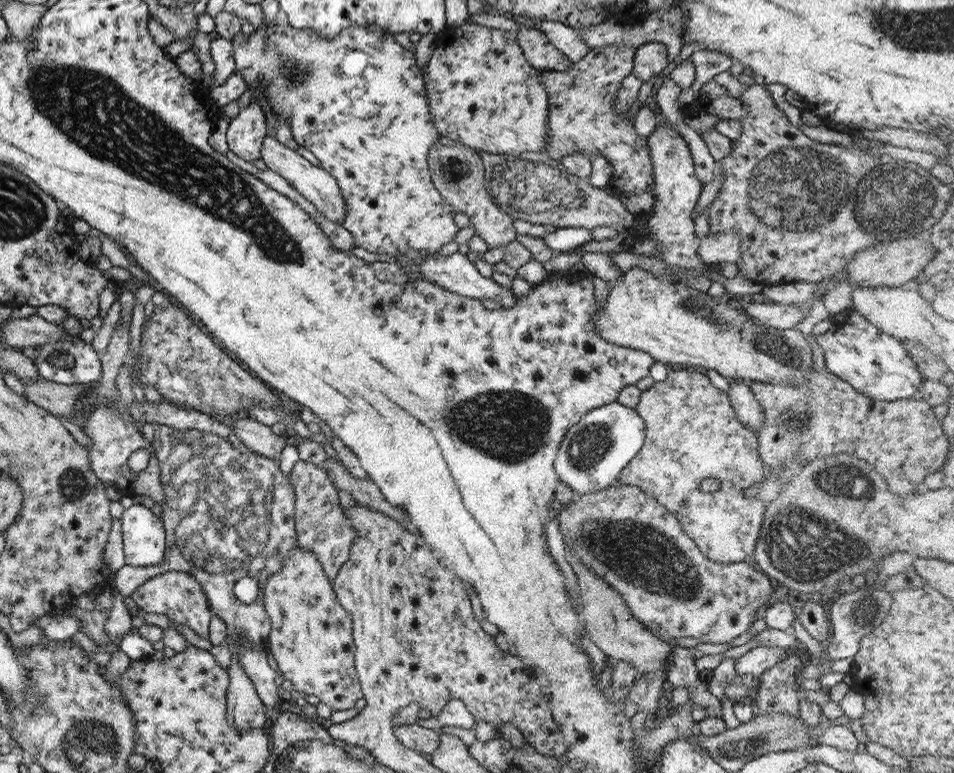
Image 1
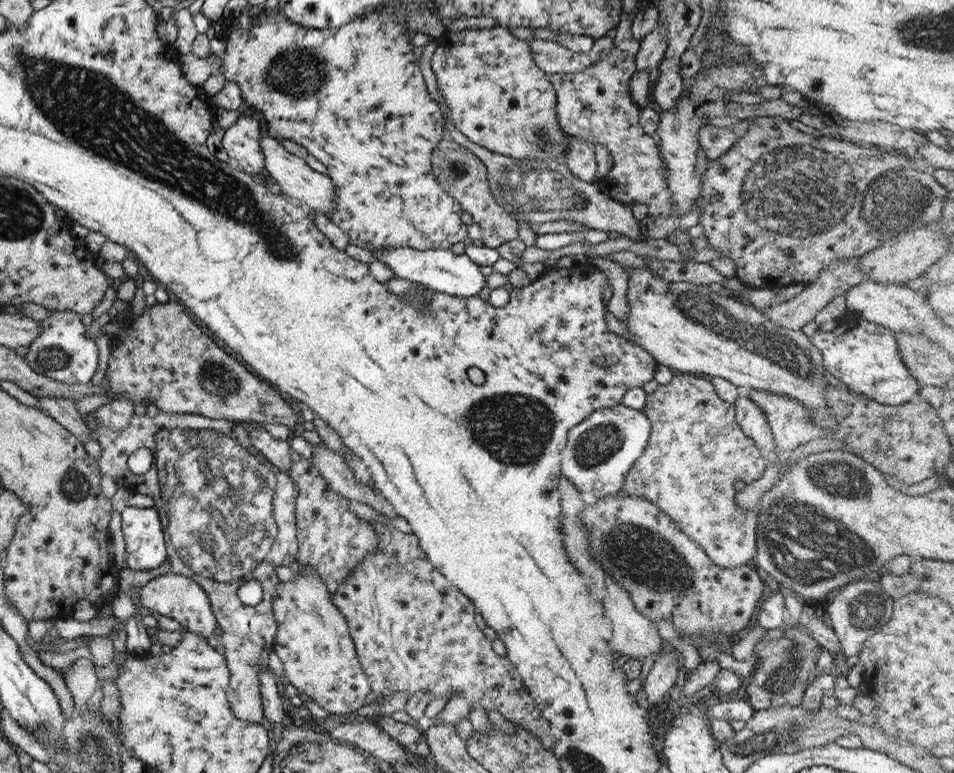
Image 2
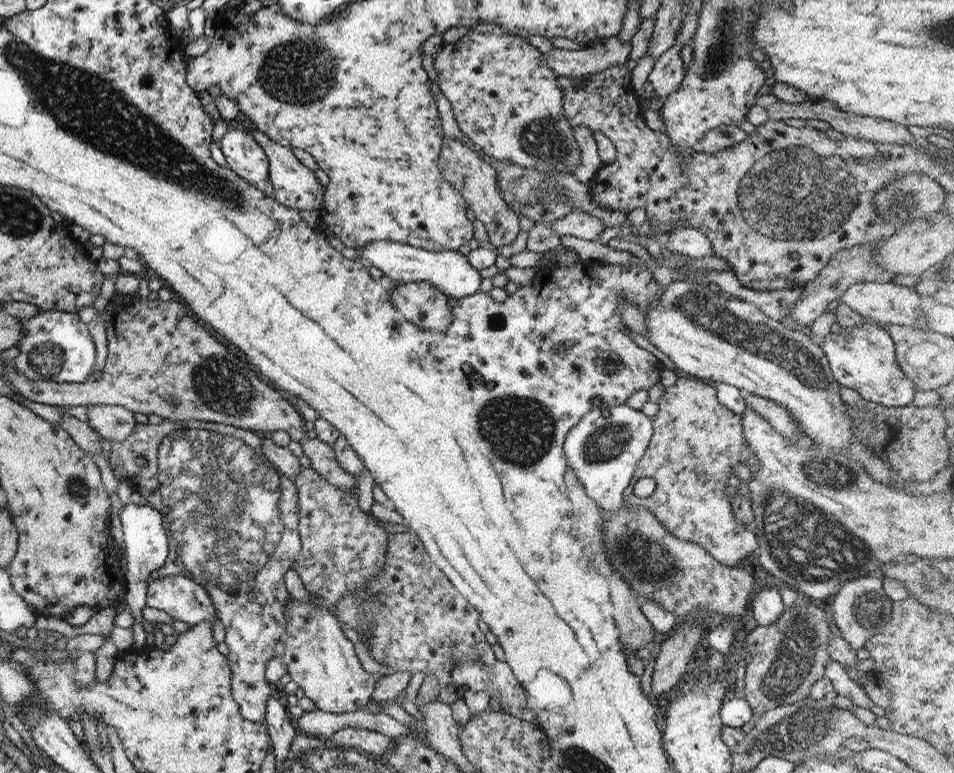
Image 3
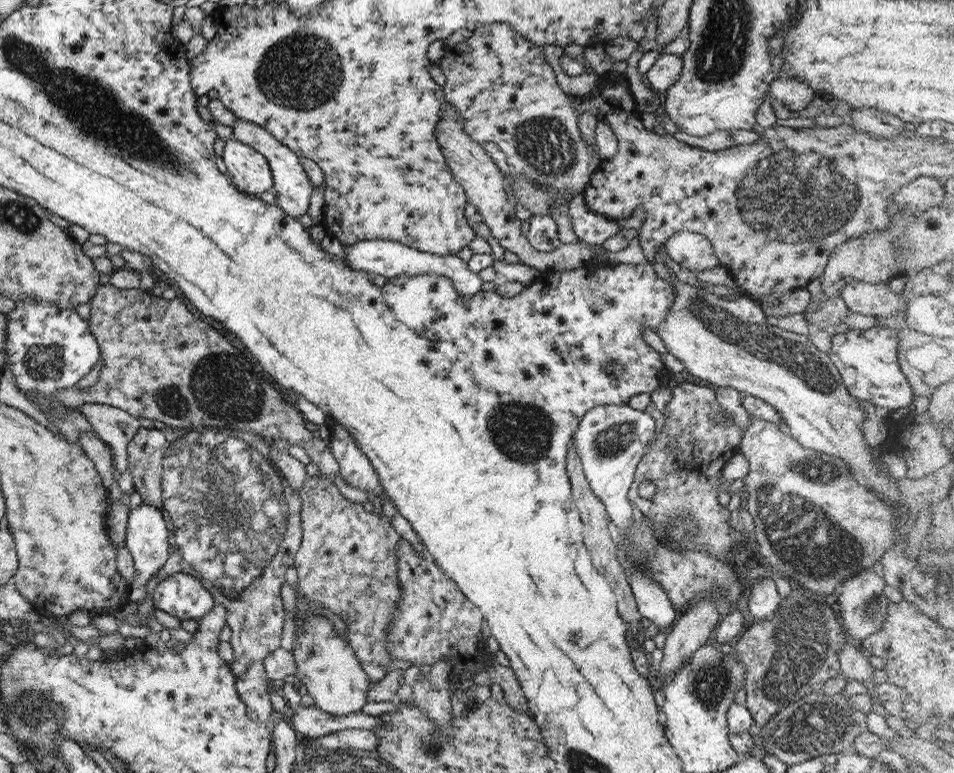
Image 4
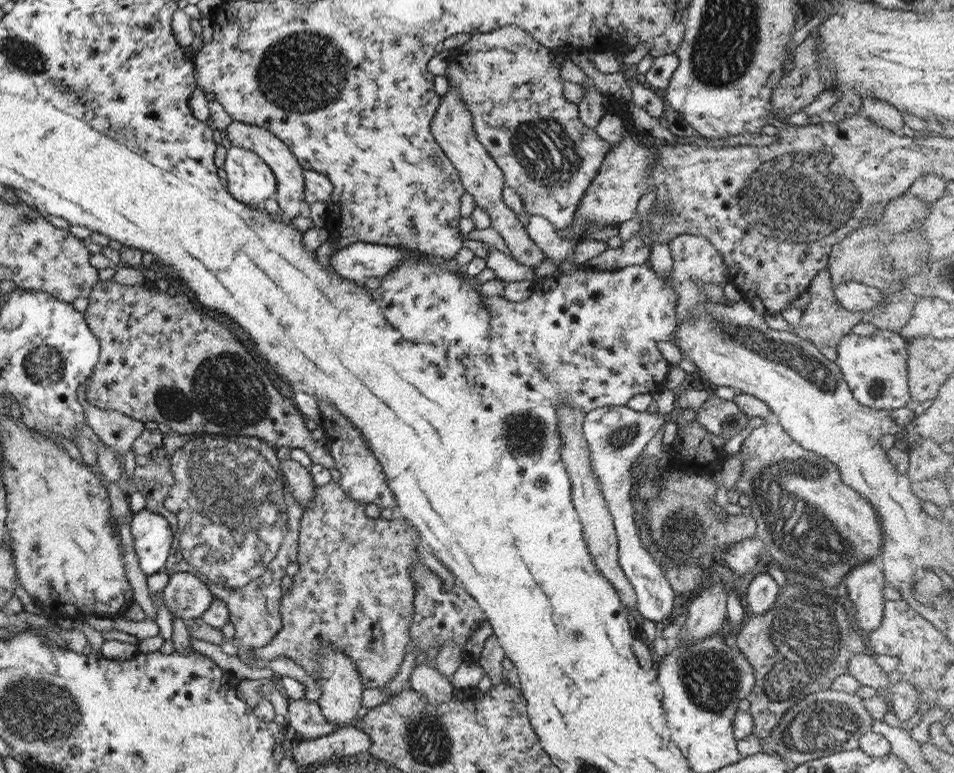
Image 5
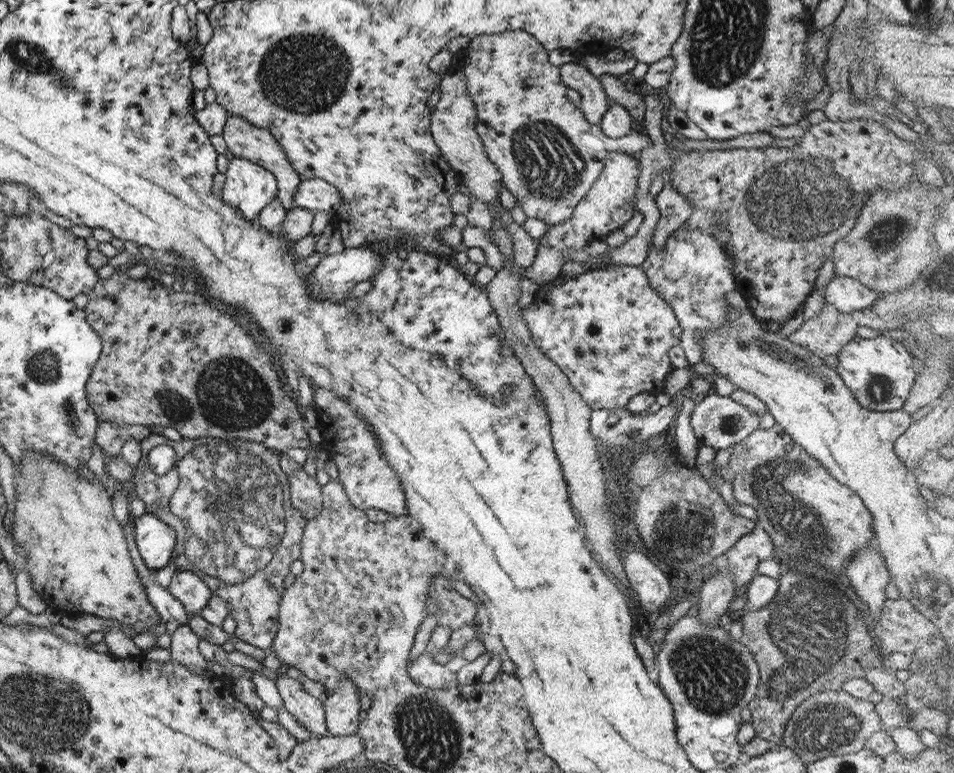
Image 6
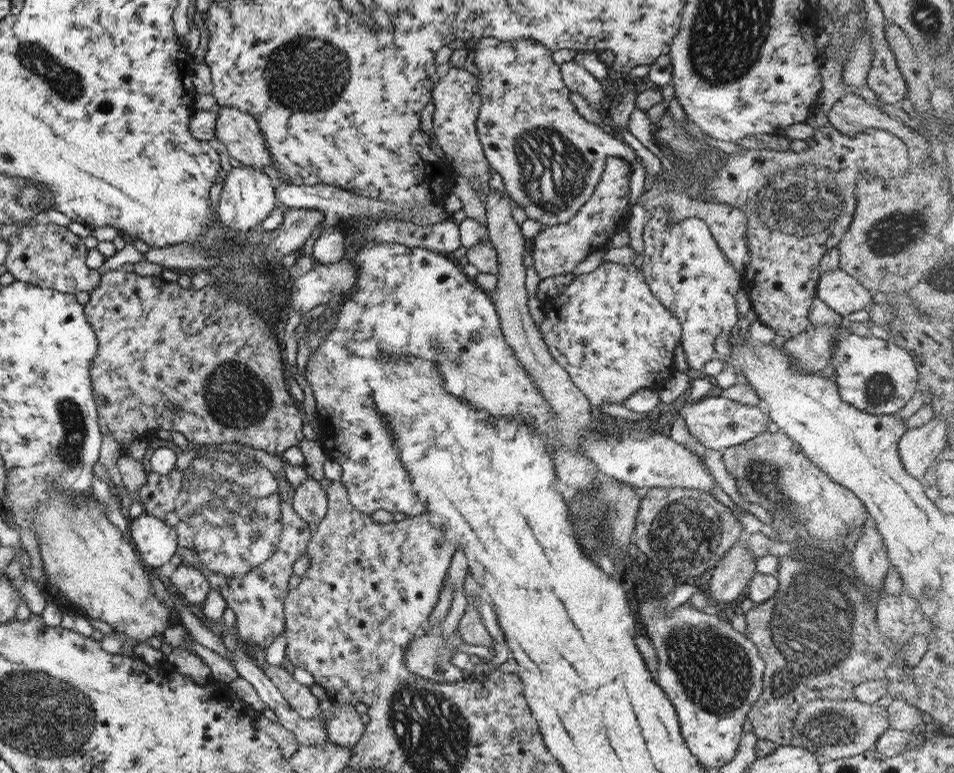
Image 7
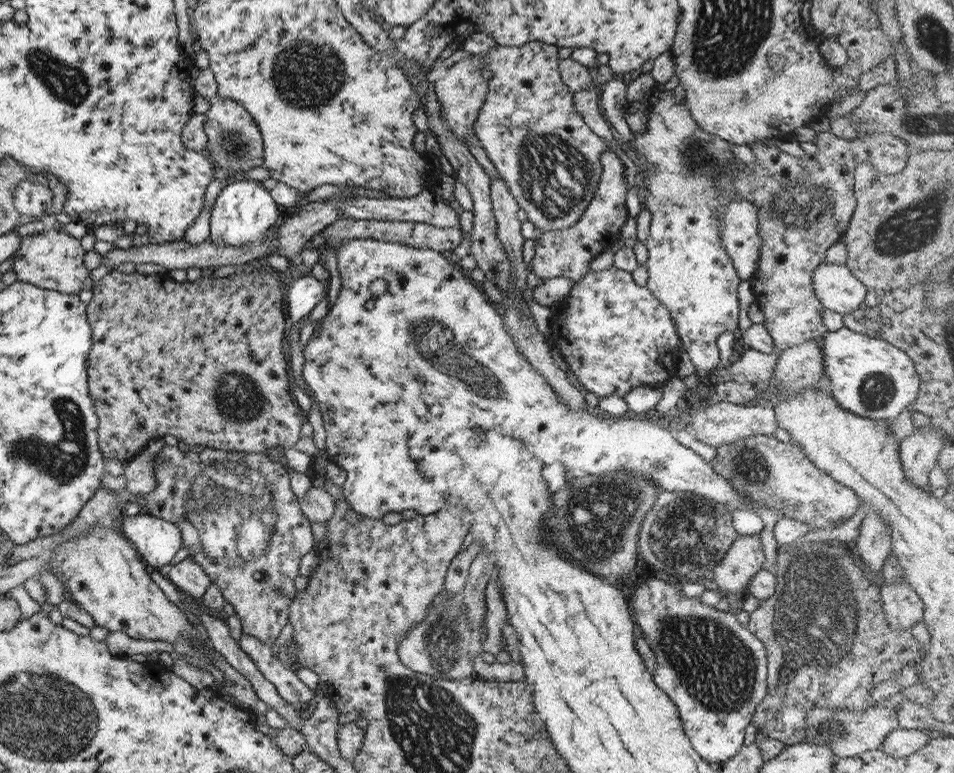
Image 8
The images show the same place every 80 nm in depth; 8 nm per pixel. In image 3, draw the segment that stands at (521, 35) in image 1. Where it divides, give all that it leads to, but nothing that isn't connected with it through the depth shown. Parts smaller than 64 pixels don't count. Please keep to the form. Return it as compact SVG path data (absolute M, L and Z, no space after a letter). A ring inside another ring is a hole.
M611 36L579 50L553 47L548 55L543 56L556 76L579 77L626 62L630 50L630 41L621 42L617 36Z

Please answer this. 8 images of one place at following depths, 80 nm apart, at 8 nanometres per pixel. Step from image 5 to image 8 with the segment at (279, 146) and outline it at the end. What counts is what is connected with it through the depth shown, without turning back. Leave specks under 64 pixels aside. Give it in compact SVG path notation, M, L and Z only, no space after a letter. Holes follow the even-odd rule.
M206 67L198 69L198 75L194 80L194 84L191 86L195 93L199 93L209 104L209 108L205 111L205 126L203 131L207 135L207 143L205 151L209 153L210 160L214 162L216 175L215 177L224 177L230 171L235 173L234 177L245 174L247 171L255 167L261 167L263 162L263 144L260 133L258 132L256 123L253 118L245 111L243 106L239 106L237 101L223 98L217 94L217 85L214 81L213 73Z

